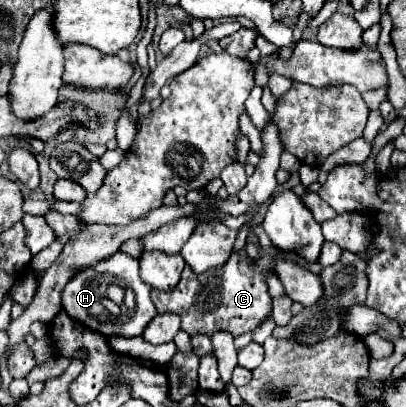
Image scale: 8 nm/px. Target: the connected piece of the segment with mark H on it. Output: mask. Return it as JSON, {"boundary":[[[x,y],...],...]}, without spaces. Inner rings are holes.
{"boundary":[[[117,252],[111,258],[99,262],[95,268],[87,268],[87,270],[75,274],[67,282],[67,286],[63,290],[63,310],[71,318],[83,322],[91,330],[97,330],[105,336],[133,338],[133,336],[141,336],[145,326],[157,314],[157,310],[149,298],[149,292],[151,292],[151,288],[145,282],[141,282],[141,278],[139,278],[139,262],[135,258],[129,258],[123,252]],[[109,286],[121,286],[123,290],[131,290],[135,304],[125,306],[125,304],[111,302],[107,296]]]}

